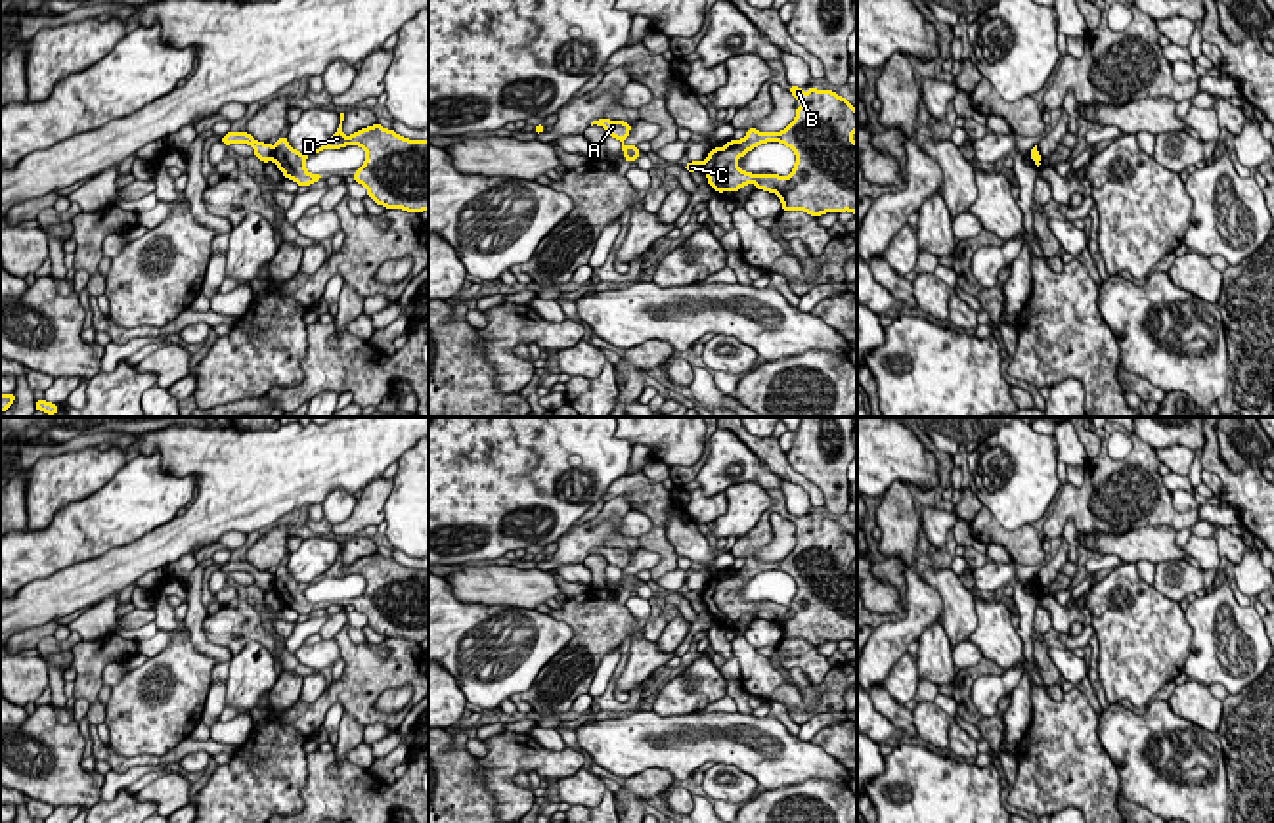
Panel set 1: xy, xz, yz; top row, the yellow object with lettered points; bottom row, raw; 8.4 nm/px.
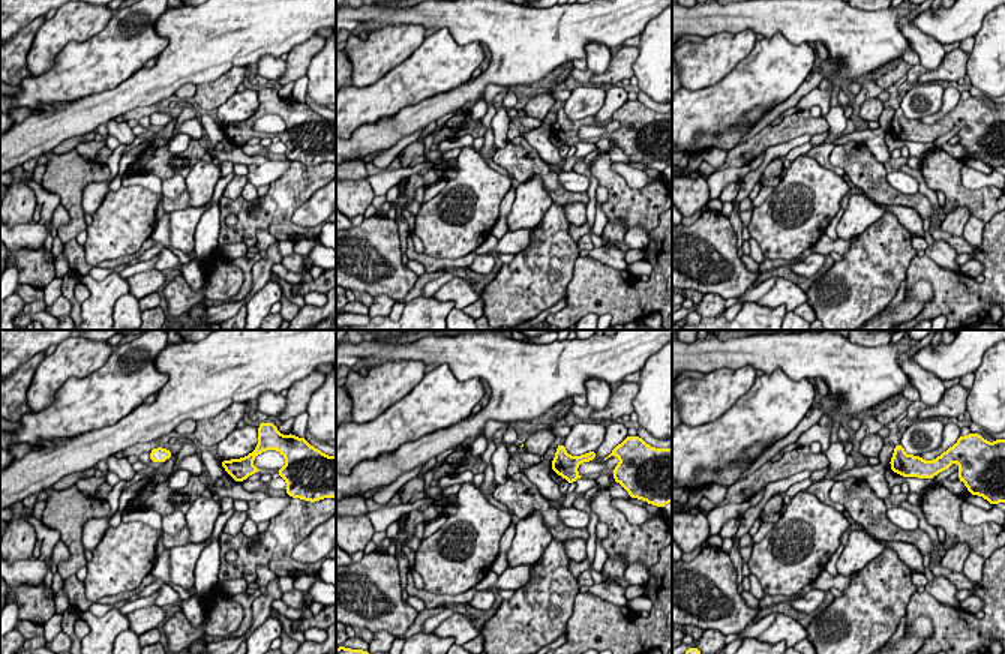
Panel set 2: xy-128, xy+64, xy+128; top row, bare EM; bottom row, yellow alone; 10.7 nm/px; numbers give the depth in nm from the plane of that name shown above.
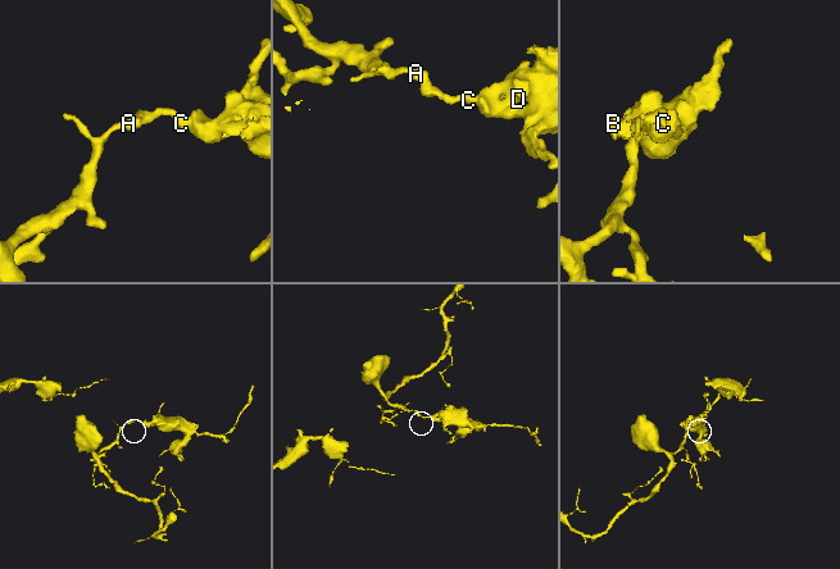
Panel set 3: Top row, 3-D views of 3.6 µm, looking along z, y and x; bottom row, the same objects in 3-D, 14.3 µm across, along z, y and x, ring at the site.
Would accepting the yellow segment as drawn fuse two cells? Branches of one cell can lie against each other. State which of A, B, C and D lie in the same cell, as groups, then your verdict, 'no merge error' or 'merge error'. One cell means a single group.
groups A C / B D; merge error

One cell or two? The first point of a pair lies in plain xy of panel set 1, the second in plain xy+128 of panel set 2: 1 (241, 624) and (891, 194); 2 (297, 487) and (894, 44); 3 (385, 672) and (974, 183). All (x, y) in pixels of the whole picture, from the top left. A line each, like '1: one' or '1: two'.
1: one
2: one
3: two

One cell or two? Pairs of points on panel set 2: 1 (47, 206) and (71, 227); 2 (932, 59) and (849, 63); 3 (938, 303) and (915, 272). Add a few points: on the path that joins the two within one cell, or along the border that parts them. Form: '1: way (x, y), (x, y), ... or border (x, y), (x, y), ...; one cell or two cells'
1: border (41, 183), (47, 191), (54, 192), (60, 203); two cells
2: border (905, 15), (899, 23), (899, 29), (912, 48); two cells
3: way (938, 293), (938, 284), (926, 272); one cell

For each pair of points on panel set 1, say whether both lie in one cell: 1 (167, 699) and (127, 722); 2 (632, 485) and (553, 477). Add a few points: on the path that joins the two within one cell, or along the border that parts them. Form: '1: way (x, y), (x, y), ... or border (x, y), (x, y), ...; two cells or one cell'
1: way (157, 705), (136, 722); one cell
2: border (628, 473), (605, 490); two cells

